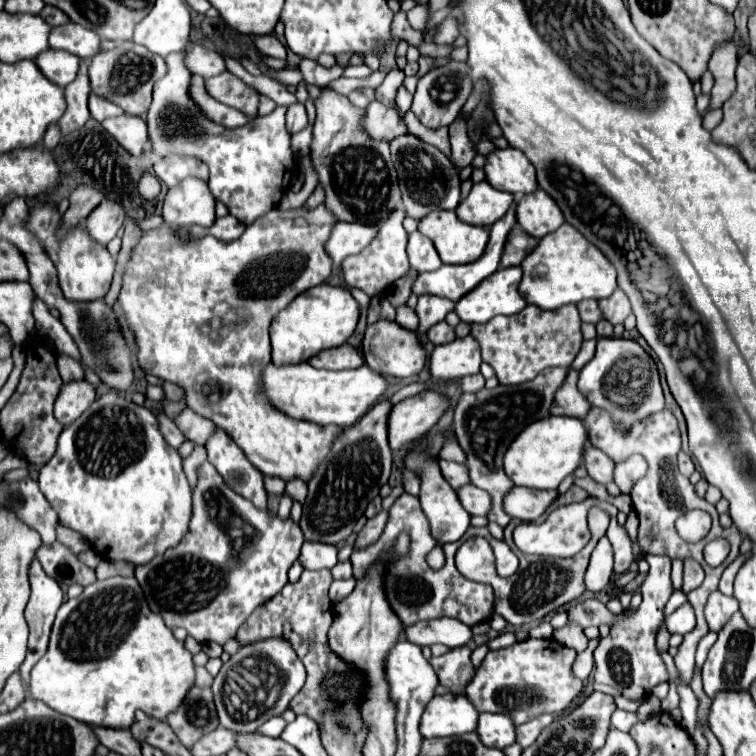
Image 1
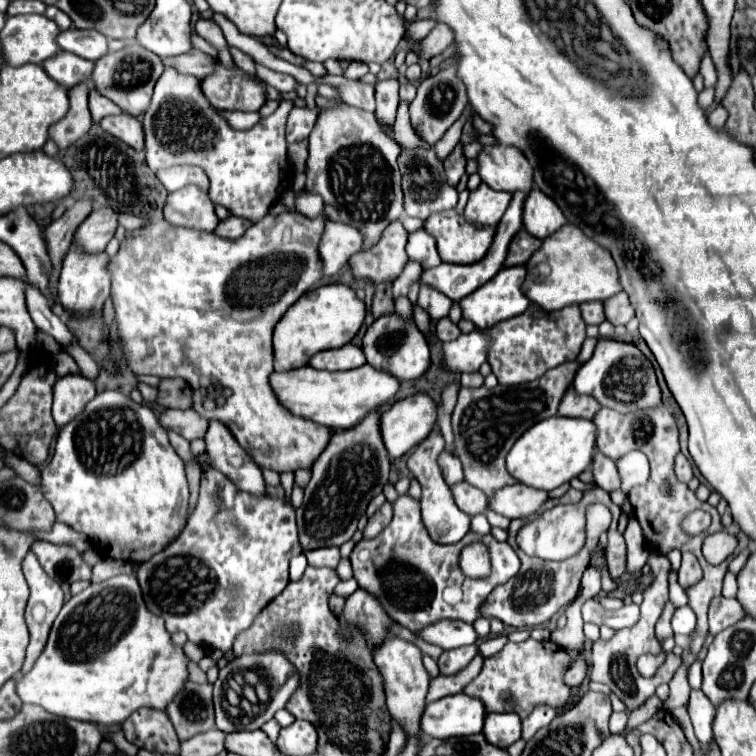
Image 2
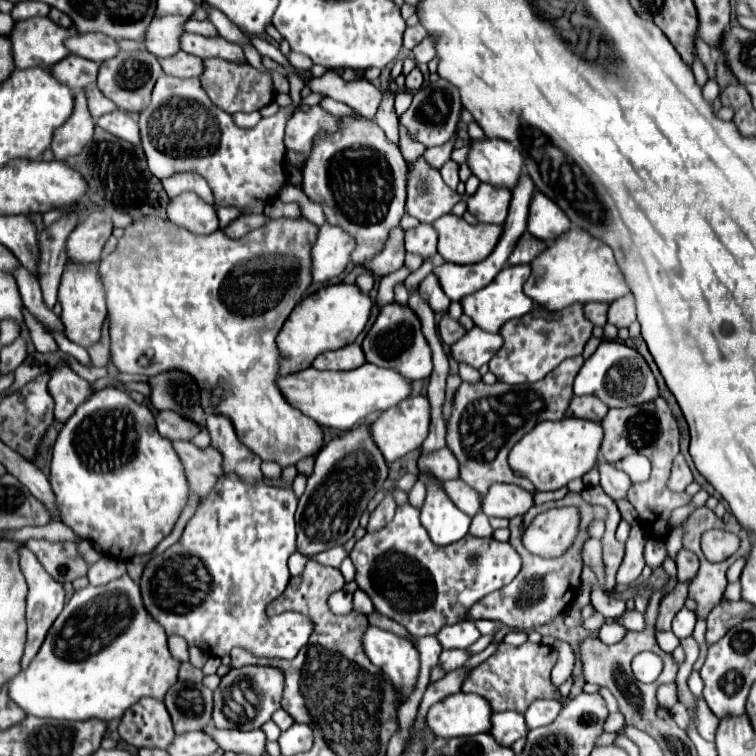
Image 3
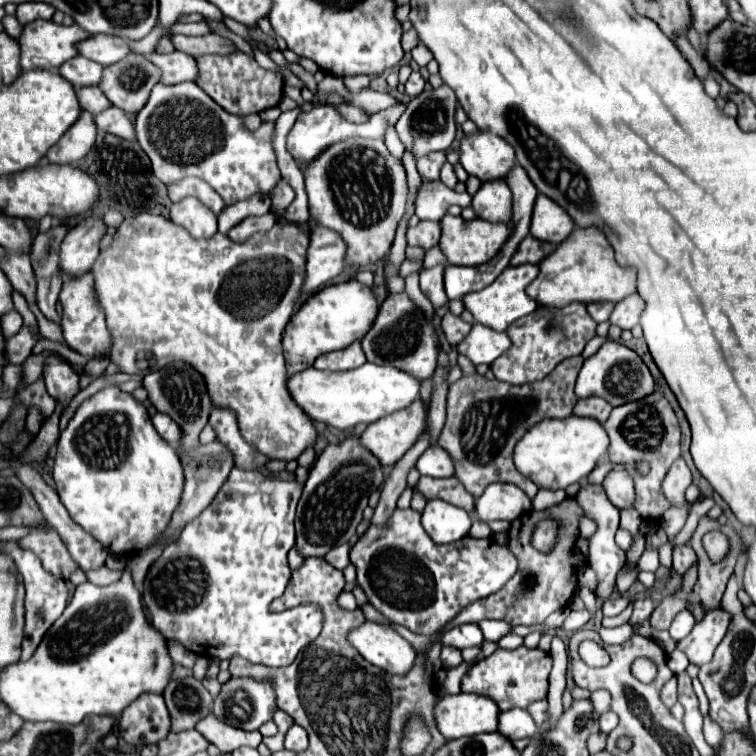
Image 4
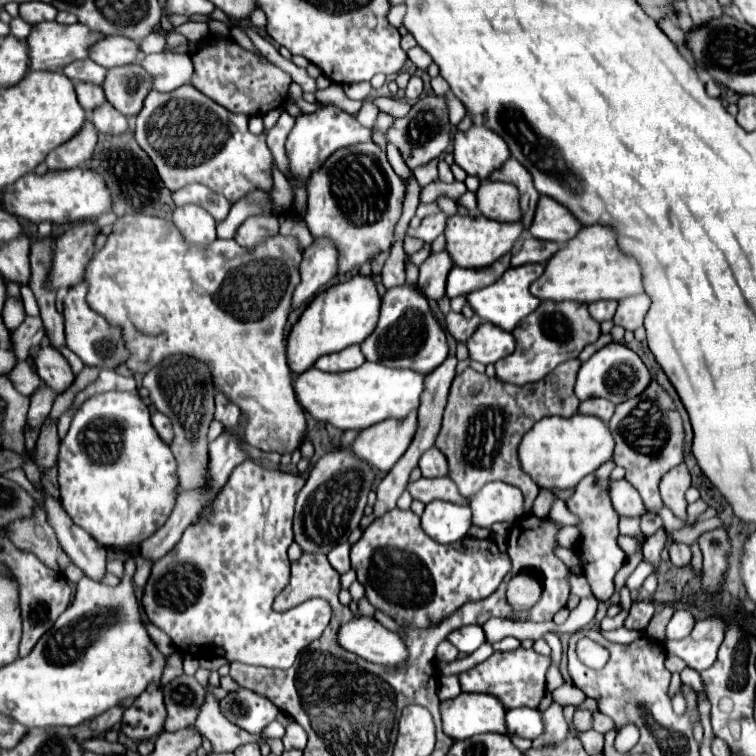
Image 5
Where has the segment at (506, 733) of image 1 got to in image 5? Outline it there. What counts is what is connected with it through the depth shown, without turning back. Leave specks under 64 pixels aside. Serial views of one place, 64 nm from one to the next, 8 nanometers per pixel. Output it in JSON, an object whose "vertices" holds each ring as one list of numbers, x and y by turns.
{"vertices":[[532,708,508,710,508,734,536,740,540,734,544,734,542,712,536,712]]}

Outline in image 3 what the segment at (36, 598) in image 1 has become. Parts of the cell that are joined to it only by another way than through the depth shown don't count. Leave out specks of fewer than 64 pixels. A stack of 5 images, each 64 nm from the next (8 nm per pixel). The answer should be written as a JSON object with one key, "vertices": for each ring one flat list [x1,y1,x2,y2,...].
{"vertices":[[18,548,20,554,20,568,22,574,26,576,28,582,28,598,26,598,26,622,28,622,28,638,26,638,26,648,24,648,24,656,22,656,22,666,26,668,30,664,30,660,36,656,38,648,44,642,46,632,50,630,50,626,54,624,54,620,58,618,58,614,64,608,64,586,56,580,52,580,52,576,48,576,48,572,44,572,44,568,38,564,36,556,26,548]]}

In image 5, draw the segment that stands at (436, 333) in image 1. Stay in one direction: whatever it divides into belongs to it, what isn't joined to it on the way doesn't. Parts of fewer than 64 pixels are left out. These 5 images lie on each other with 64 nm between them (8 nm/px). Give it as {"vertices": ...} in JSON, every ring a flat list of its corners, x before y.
{"vertices":[[450,312,446,316,446,330,456,338,456,340,462,340,466,342,474,332,476,328,482,324,482,320,478,316,472,316,470,320,464,318,462,314,456,314,456,312]]}

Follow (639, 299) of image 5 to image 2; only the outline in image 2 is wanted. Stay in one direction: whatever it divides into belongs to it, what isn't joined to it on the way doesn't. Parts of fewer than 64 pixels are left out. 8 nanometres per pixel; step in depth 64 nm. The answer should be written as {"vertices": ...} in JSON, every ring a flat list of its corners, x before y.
{"vertices":[[618,292,610,300,606,300,604,310,606,310,606,320,612,322,614,326,628,324,634,318,634,308,632,308,626,292]]}

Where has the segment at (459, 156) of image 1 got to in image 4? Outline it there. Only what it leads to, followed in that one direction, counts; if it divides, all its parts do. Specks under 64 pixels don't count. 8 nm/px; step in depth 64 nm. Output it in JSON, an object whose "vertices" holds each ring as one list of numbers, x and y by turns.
{"vertices":[[444,162,444,166,440,168,440,180,446,184,446,186,456,186,456,174,454,174,454,168,452,168,452,164,448,164,448,162]]}

